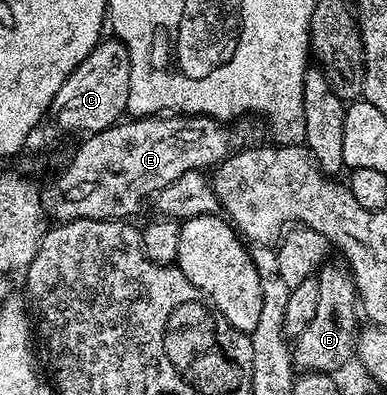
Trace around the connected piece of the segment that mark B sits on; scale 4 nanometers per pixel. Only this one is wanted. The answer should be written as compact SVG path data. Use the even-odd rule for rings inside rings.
M327 260L322 263L316 275L320 284L316 313L308 328L293 339L293 368L298 372L321 372L334 374L349 358L356 354L360 325L358 290L354 286L354 276L345 261Z

